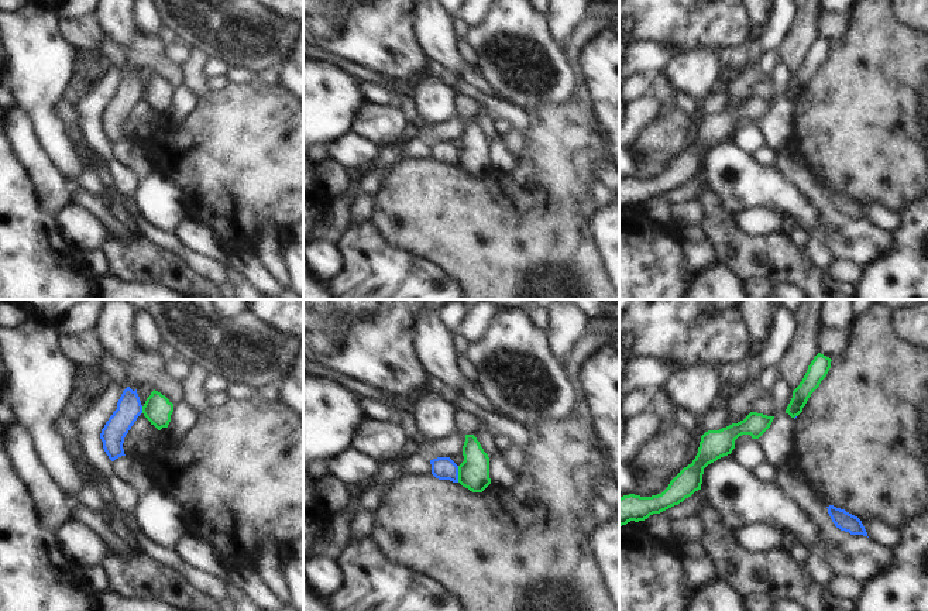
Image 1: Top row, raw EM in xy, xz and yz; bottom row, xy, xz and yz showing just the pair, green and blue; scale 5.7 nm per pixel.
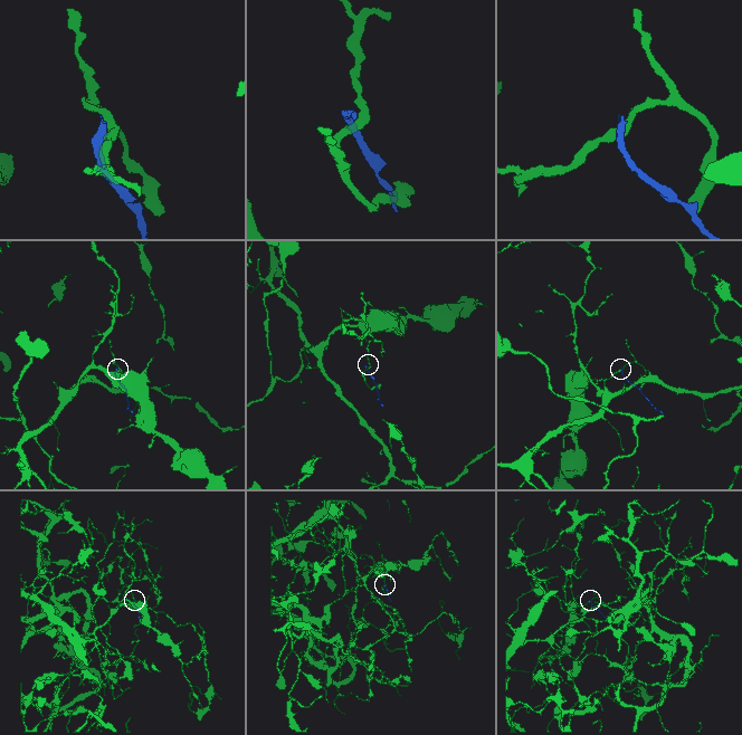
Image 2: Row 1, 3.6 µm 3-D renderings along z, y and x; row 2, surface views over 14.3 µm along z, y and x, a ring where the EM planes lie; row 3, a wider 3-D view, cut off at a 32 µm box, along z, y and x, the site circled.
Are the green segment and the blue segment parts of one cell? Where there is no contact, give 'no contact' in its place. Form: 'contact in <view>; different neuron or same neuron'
contact in xz; different neuron

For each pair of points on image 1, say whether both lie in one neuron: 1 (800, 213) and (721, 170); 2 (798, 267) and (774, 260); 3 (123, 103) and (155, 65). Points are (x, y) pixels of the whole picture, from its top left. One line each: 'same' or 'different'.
1: same
2: same
3: same

